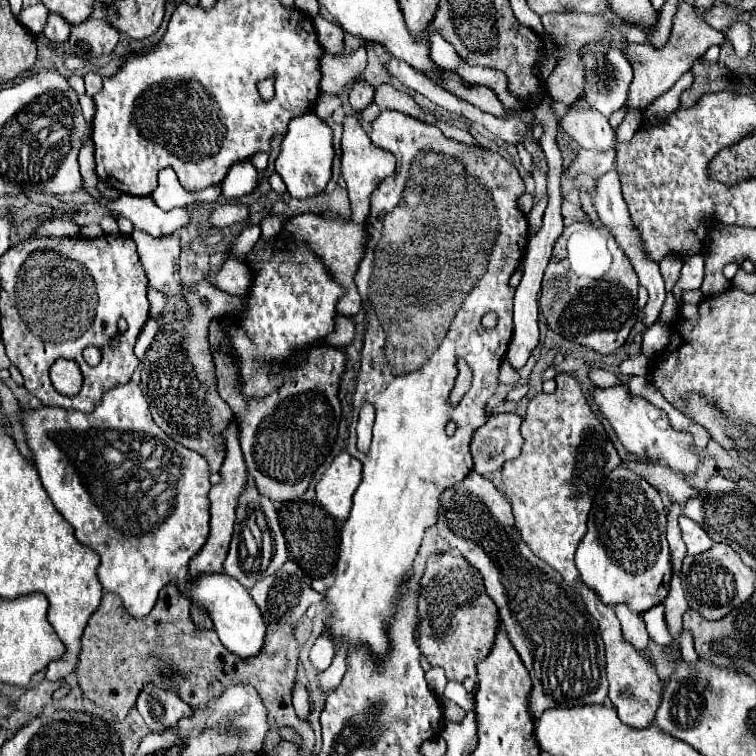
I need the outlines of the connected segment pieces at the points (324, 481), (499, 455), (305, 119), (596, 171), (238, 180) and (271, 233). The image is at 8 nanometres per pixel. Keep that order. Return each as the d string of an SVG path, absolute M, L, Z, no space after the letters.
M342 451L334 457L332 465L316 483L316 499L326 507L332 517L346 521L352 507L352 495L360 483L360 477L360 461Z
M512 413L490 415L488 421L474 431L470 451L474 457L474 471L488 475L498 471L506 461L520 455L522 419Z
M306 113L290 121L288 135L282 141L282 149L276 159L276 173L284 179L288 193L292 197L310 199L326 189L332 177L332 159L334 159L332 129L314 113Z
M614 147L608 151L600 151L600 153L579 148L575 162L570 165L567 173L572 178L575 178L578 173L586 173L599 178L612 169L616 169Z
M242 161L230 169L222 183L222 195L226 199L240 199L252 193L258 185L258 171L250 161Z
M270 215L270 217L266 217L264 221L262 221L262 239L264 241L270 241L270 239L274 239L280 231L282 231L282 225L284 225L284 221L280 219L280 217L276 217L276 215Z

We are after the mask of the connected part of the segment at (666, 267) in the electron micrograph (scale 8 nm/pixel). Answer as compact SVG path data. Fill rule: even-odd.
M666 255L666 257L660 261L660 271L662 271L664 281L666 281L666 291L672 291L672 287L676 285L680 267L682 267L682 259L678 259L676 255Z

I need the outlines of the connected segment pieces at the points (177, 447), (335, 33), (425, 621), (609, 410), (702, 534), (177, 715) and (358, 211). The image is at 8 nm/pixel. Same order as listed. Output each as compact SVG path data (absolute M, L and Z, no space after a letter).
M126 383L126 385L120 385L120 387L114 387L114 389L106 391L104 397L102 397L102 403L92 413L86 415L84 423L82 423L82 413L80 411L68 411L68 409L60 409L60 407L42 407L42 409L36 409L36 411L24 409L22 421L24 421L24 429L26 429L26 437L28 437L28 447L34 453L36 469L40 473L42 485L48 491L52 503L62 513L62 517L74 527L78 541L88 545L90 549L94 549L102 559L102 563L98 567L98 577L100 577L100 583L102 583L104 591L112 591L112 593L120 595L132 617L148 615L152 611L152 607L154 607L154 603L158 599L158 593L160 593L160 589L164 585L172 583L182 591L186 587L186 579L188 579L188 563L202 549L202 545L208 539L208 531L210 531L210 525L208 525L210 523L210 511L208 511L210 509L210 501L208 501L210 465L200 453L196 453L192 449L186 449L184 445L176 443L174 439L170 439L152 421L150 411L148 411L148 403L146 403L140 387L136 383Z
M316 15L313 21L318 41L322 43L324 51L332 53L332 55L344 53L344 31L338 25L334 25L334 23L327 21L320 15Z
M432 553L420 585L418 645L422 655L432 667L442 667L452 681L464 681L466 677L478 681L476 663L490 653L500 625L498 607L486 595L482 575L462 555Z
M624 383L606 387L606 389L594 387L594 389L590 389L590 395L592 395L594 403L598 405L598 409L602 411L602 415L614 427L618 439L622 441L622 445L626 447L628 453L632 453L634 457L638 457L642 461L666 461L666 465L672 471L682 473L682 475L694 473L694 469L698 465L698 453L692 445L692 435L684 433L684 431L674 431L662 409L648 403L644 397L632 395L628 391L628 387L624 387Z
M680 517L680 531L682 531L682 539L686 543L686 549L688 549L688 555L698 555L698 553L704 553L706 549L710 549L714 545L714 541L706 535L706 531L690 521L688 517Z
M146 683L138 695L136 709L144 717L152 733L174 727L184 715L190 715L192 709L186 705L178 691L158 689L154 683Z
M352 115L344 117L344 135L342 135L342 177L348 185L350 193L350 209L352 209L352 221L364 223L366 215L370 213L370 195L376 189L378 183L382 183L388 175L394 173L394 157L388 151L378 149L366 131L362 129L360 121Z

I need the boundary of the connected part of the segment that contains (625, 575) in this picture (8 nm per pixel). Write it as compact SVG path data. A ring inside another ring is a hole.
M616 467L602 483L598 495L594 497L592 501L592 509L590 509L590 515L588 515L588 531L584 535L584 539L580 541L578 549L576 549L576 567L580 569L580 575L582 575L582 581L592 587L600 599L606 603L606 605L614 605L614 603L630 603L630 607L634 607L634 611L648 611L650 607L654 605L660 605L666 595L668 595L668 585L670 585L670 577L672 577L672 565L670 565L670 553L668 553L668 541L666 541L666 509L664 509L664 503L660 499L660 493L656 487L652 487L648 481L644 481L640 475L636 475L634 471L630 469L624 469L624 467Z

